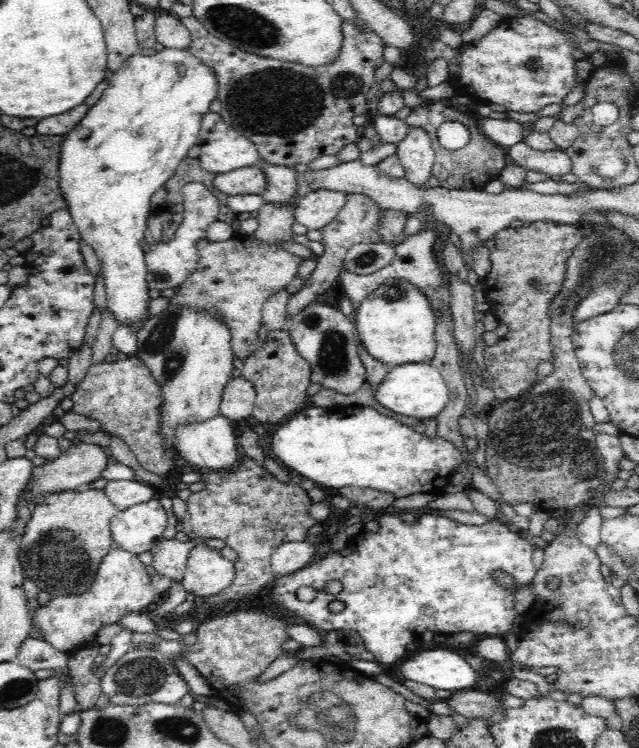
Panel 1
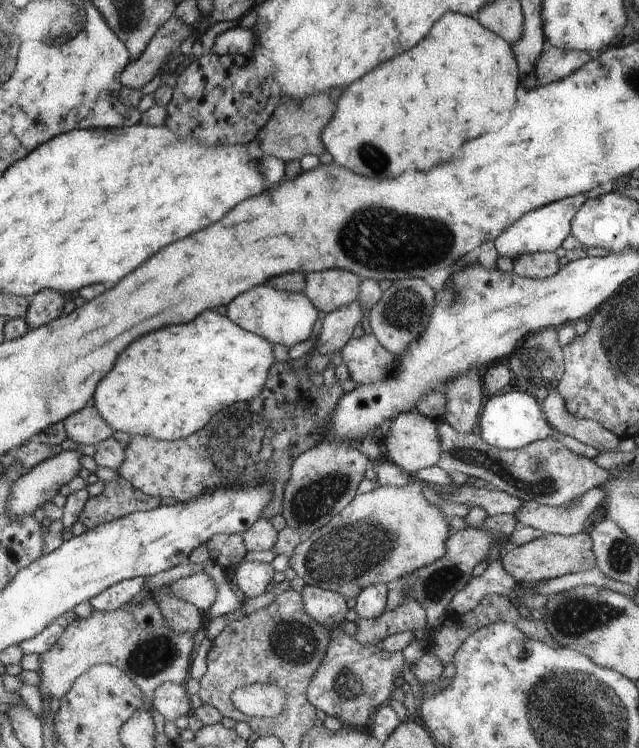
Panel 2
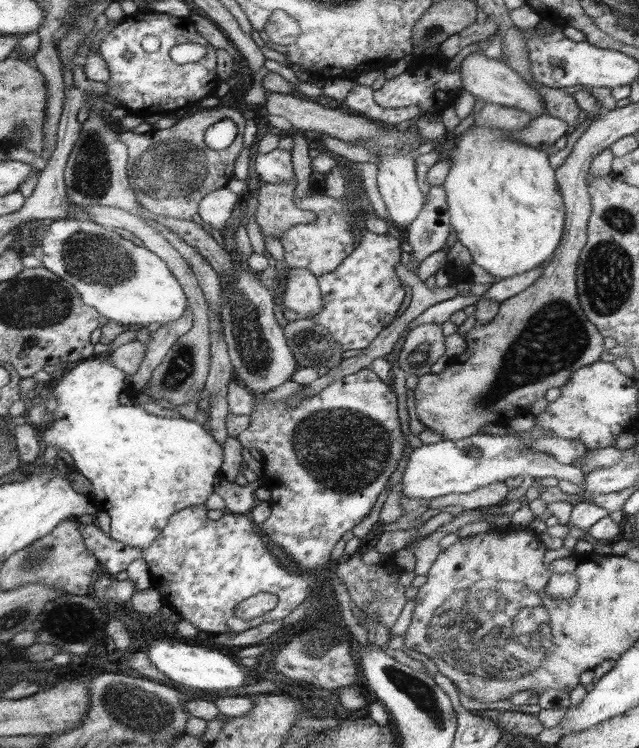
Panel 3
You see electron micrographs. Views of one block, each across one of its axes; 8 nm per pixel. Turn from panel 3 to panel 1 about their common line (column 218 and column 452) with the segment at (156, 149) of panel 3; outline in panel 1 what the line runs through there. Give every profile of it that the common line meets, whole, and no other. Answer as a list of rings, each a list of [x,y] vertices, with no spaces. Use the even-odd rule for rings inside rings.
[[[440,100],[440,102],[430,102],[422,108],[414,108],[414,112],[404,120],[406,126],[410,130],[424,130],[428,136],[430,136],[430,142],[434,146],[434,166],[432,166],[432,176],[436,176],[440,182],[442,182],[442,188],[446,190],[482,190],[490,180],[498,178],[510,164],[508,160],[508,154],[506,154],[506,148],[498,146],[496,142],[492,142],[482,130],[480,130],[480,118],[474,116],[464,116],[462,112],[454,110],[454,106],[448,106],[446,100]],[[446,122],[460,122],[464,124],[470,132],[476,132],[478,128],[478,138],[470,138],[468,146],[460,148],[460,150],[448,150],[440,144],[440,138],[438,138],[438,128]]]

